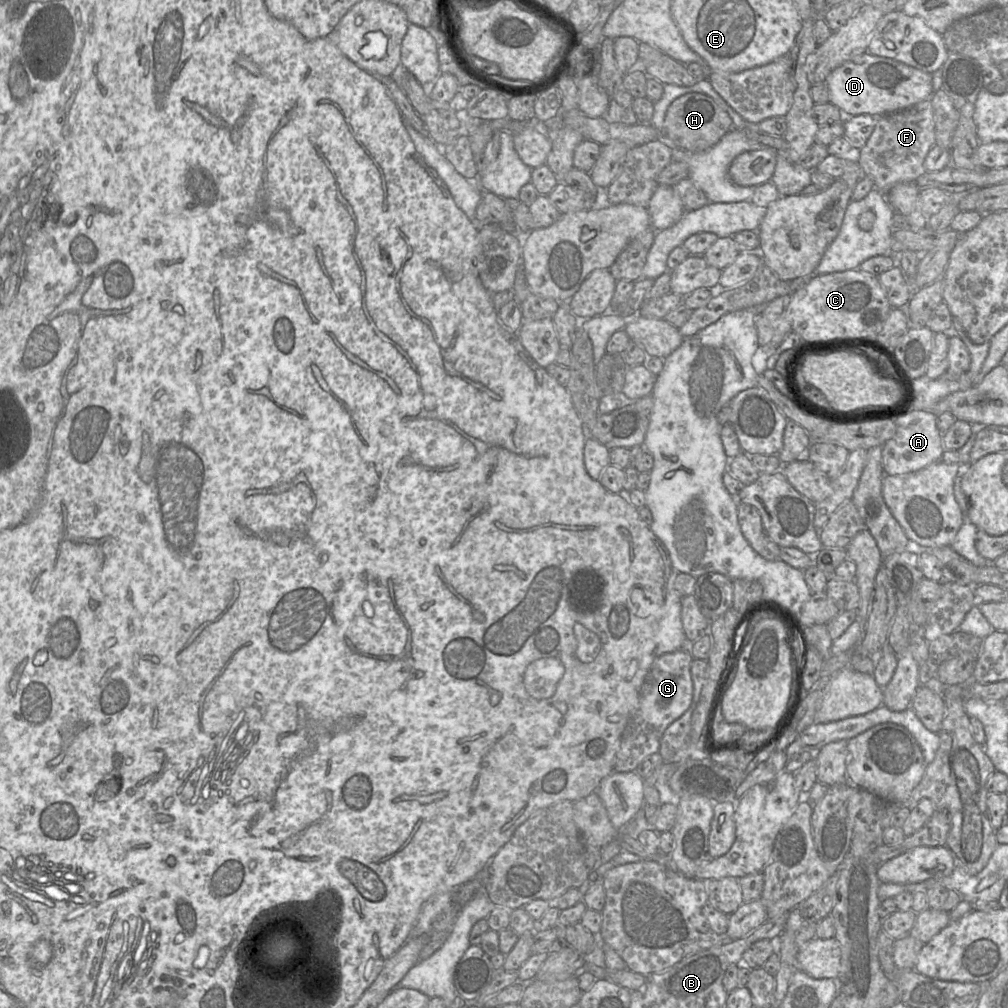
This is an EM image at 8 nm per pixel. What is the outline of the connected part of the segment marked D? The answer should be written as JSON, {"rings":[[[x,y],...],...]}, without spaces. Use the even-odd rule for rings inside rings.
{"rings":[[[868,51],[831,71],[825,85],[829,92],[829,102],[838,107],[844,117],[859,114],[881,116],[896,112],[930,99],[934,93],[931,73]]]}

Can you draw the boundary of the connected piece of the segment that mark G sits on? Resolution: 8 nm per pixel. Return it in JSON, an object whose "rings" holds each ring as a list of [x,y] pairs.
{"rings":[[[687,643],[684,648],[662,654],[654,660],[642,685],[638,706],[622,732],[614,771],[634,771],[645,758],[659,752],[660,741],[667,727],[680,718],[692,704],[693,682],[690,665],[693,659]]]}

